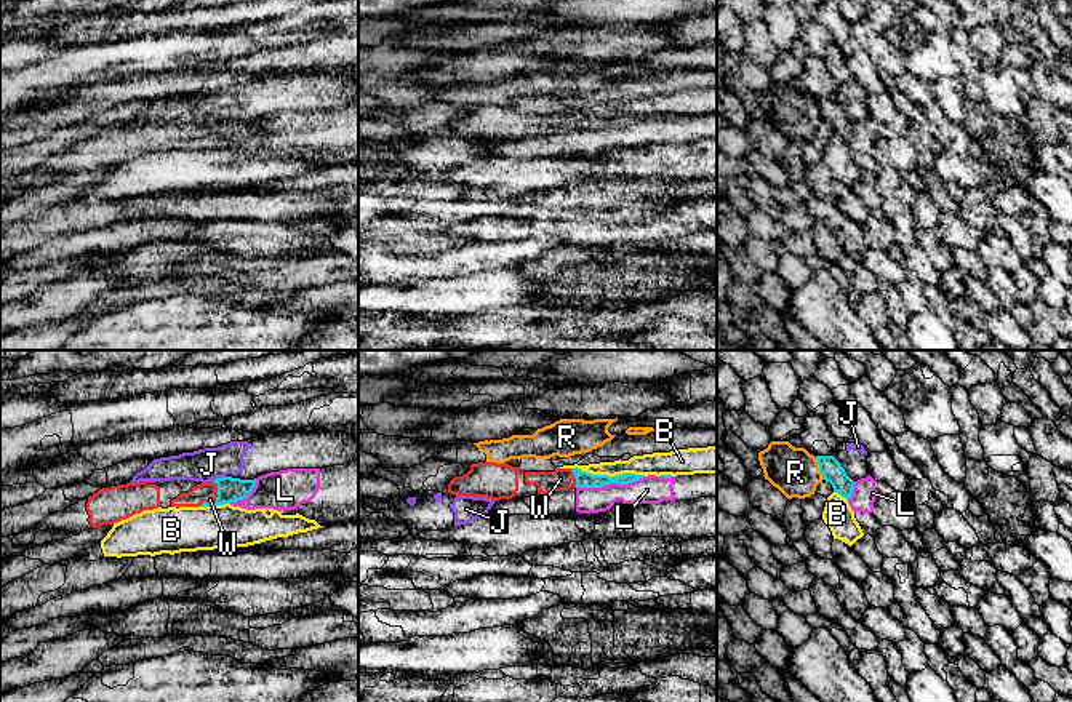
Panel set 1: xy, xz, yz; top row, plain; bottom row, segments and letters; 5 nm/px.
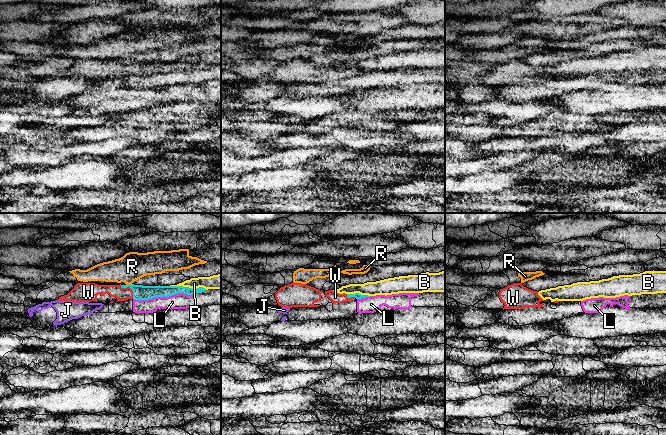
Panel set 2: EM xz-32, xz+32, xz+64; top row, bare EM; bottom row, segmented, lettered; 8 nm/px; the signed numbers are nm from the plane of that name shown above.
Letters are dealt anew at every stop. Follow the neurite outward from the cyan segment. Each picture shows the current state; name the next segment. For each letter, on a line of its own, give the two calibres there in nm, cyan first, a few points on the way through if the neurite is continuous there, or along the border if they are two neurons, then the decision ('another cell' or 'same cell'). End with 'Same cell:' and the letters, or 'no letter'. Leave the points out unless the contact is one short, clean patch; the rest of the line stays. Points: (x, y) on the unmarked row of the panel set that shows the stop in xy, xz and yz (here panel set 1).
B: 80/110 nm | another cell
J: 130/160 nm | along xy (224, 117), (212, 122) | another cell
L: 80/140 nm | along xz (644, 117), (628, 125), (576, 130) | another cell
R: 110/240 nm | another cell
W: 130/100 nm | across xy (229, 131), (216, 141), (202, 135) | same cell
Same cell: W

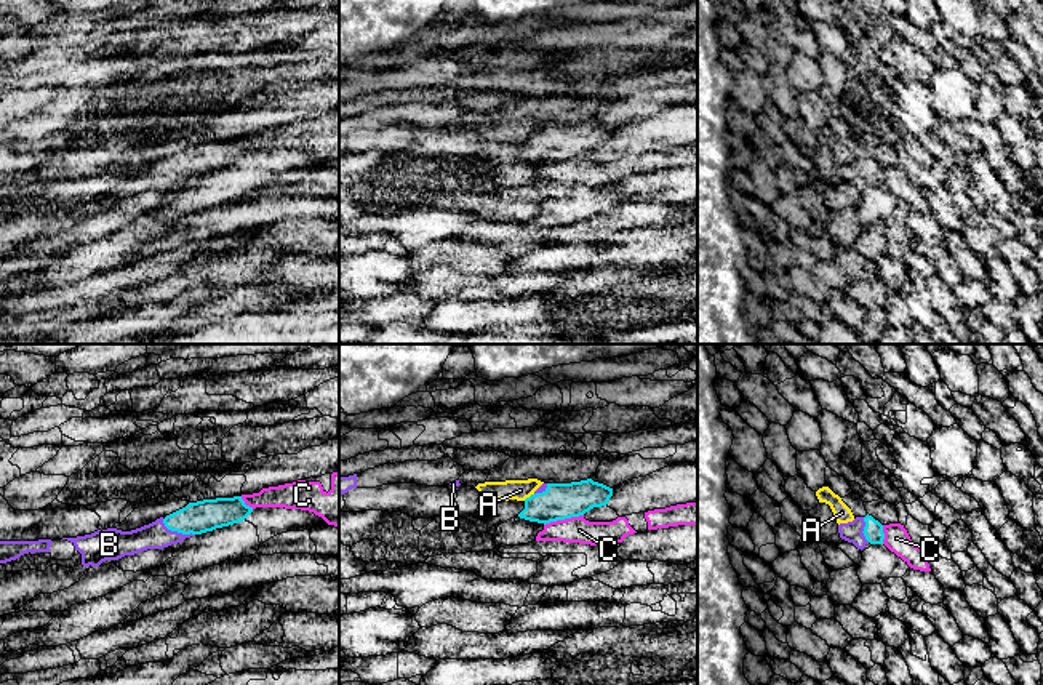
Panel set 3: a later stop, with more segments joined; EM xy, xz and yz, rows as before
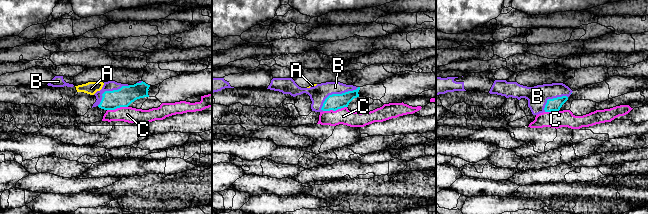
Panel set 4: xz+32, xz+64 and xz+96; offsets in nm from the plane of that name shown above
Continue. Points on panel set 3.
A: 180/100 nm | along xz (533, 135), (523, 141) | another cell
B: 160/140 nm | across xy (199, 159), (184, 164), (176, 172), (155, 176) | same cell
C: 180/130 nm | another cell
Same cell: B

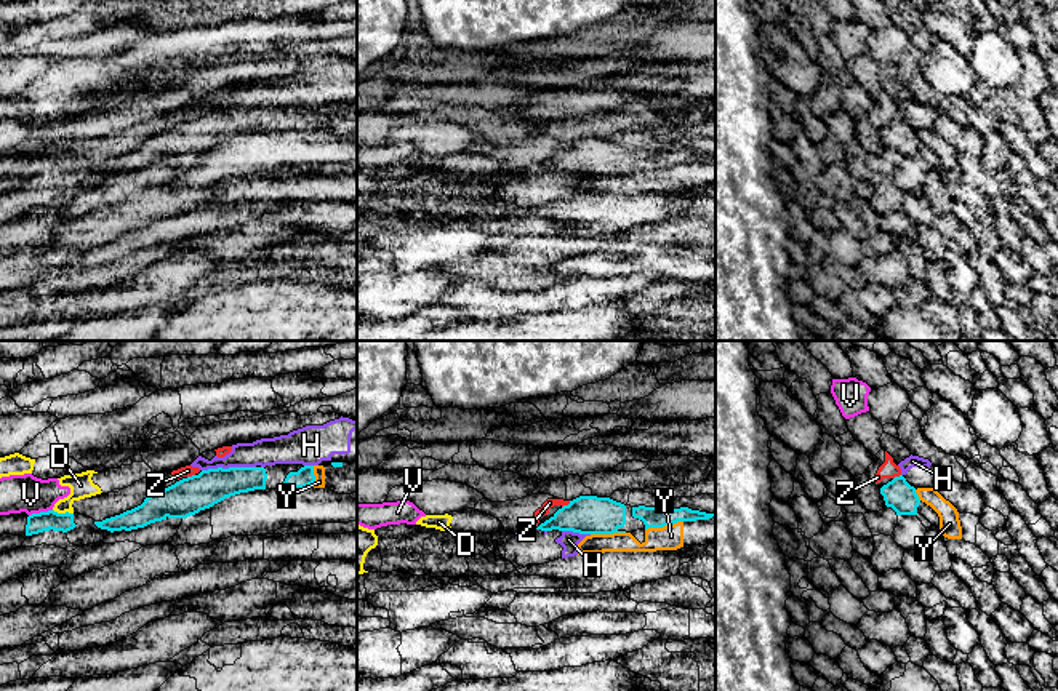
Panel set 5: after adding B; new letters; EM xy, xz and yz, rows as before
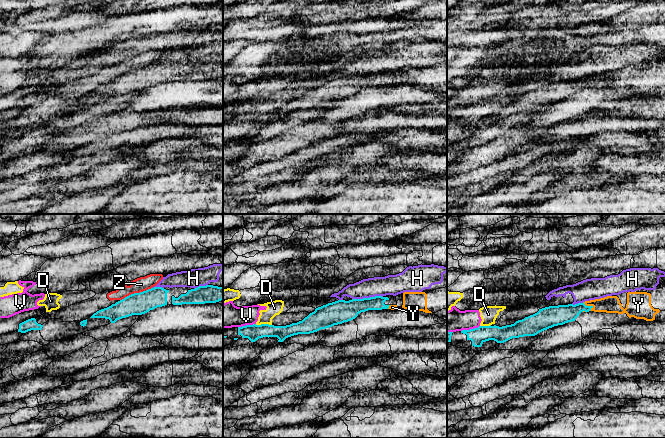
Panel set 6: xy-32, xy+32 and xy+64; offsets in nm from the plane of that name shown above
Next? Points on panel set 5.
D: 100/120 nm | along xy (53, 151), (72, 155) | another cell
H: 180/140 nm | along xy (255, 107), (208, 109), (202, 112) | another cell
V: 100/190 nm | another cell
Y: 110/130 nm | another cell
Z: 190/50 nm | along xz (570, 143), (562, 149) | another cell
Same cell: no letter

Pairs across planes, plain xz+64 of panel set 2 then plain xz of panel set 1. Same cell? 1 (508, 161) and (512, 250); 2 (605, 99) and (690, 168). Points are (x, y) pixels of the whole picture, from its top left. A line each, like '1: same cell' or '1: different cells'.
1: same cell
2: same cell

